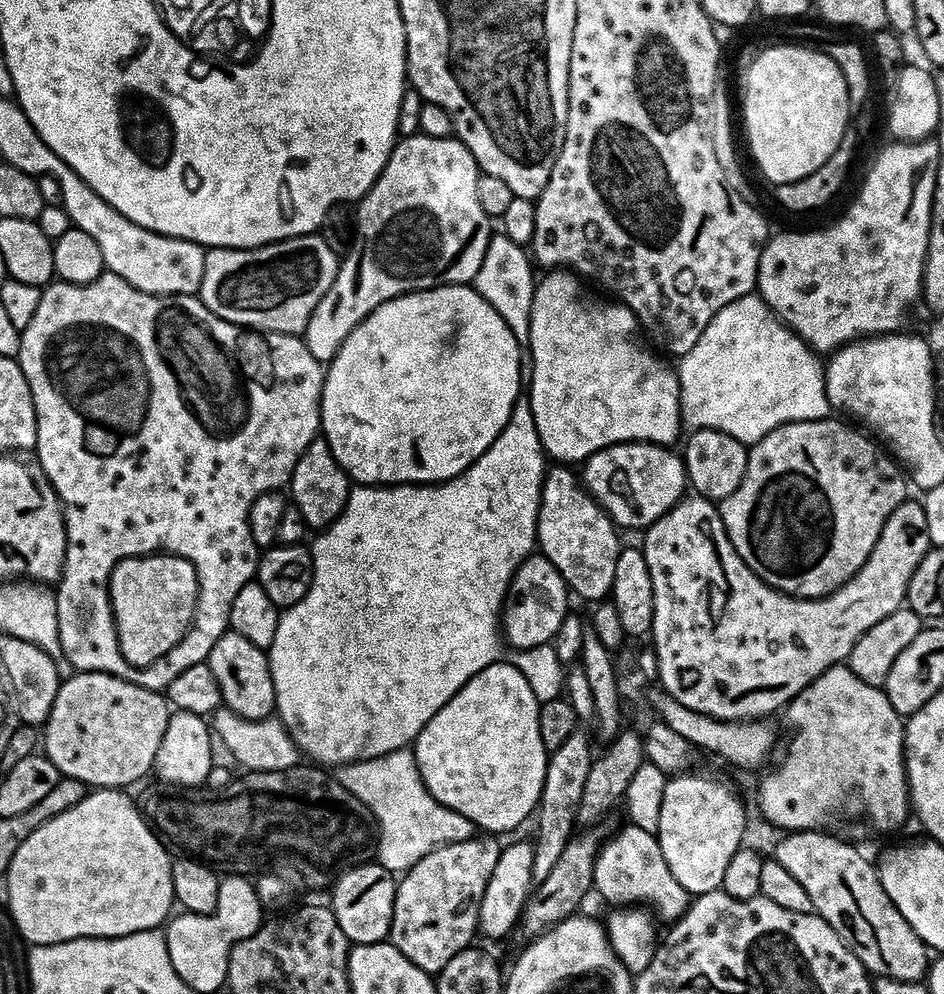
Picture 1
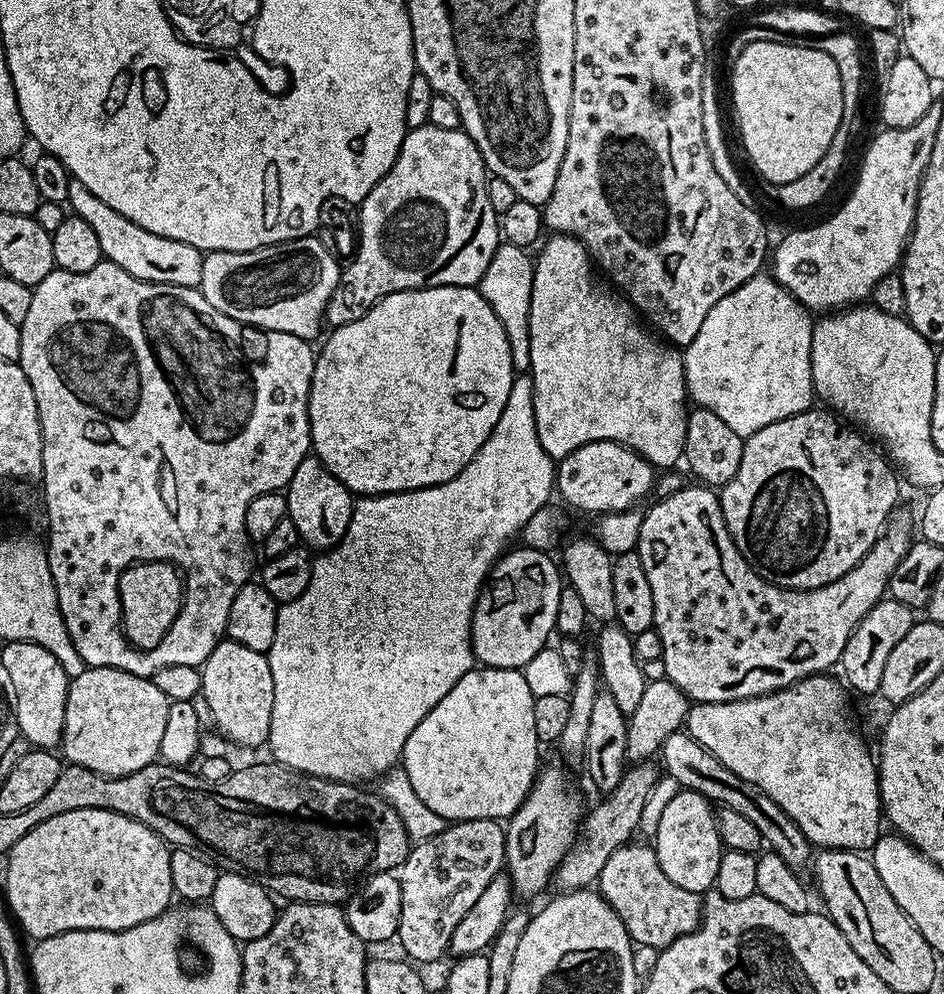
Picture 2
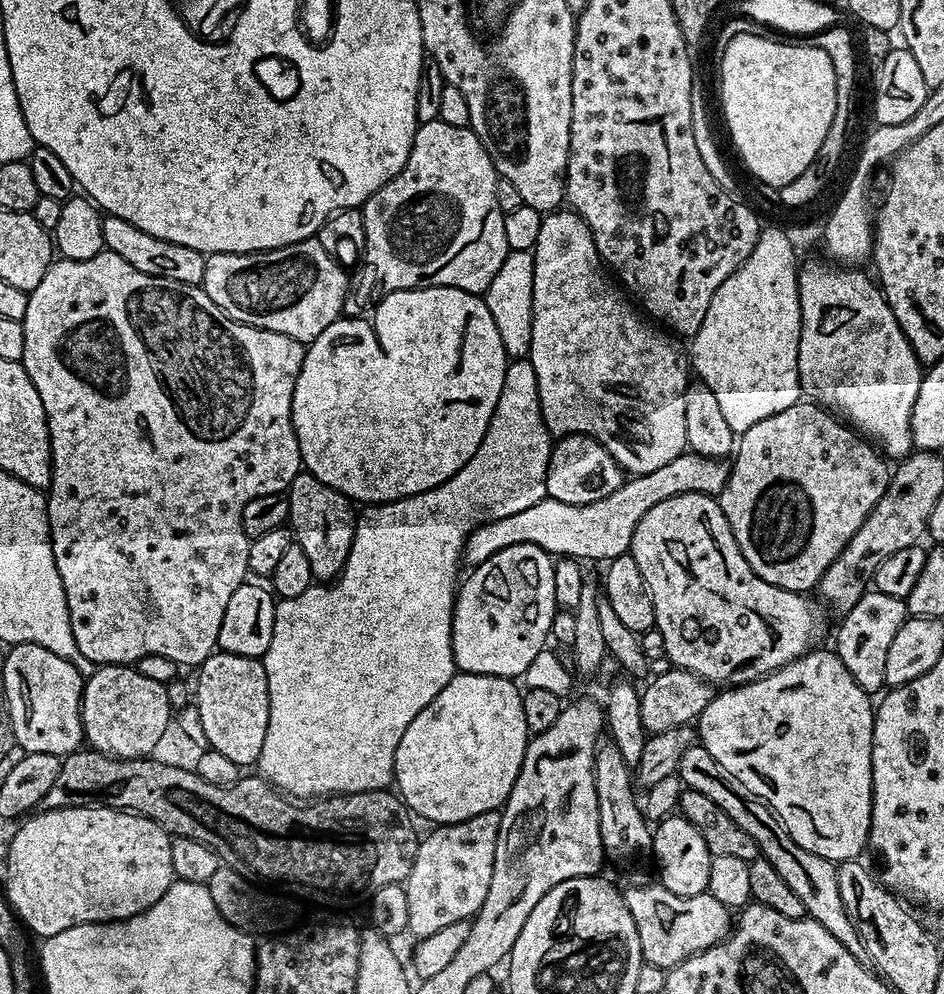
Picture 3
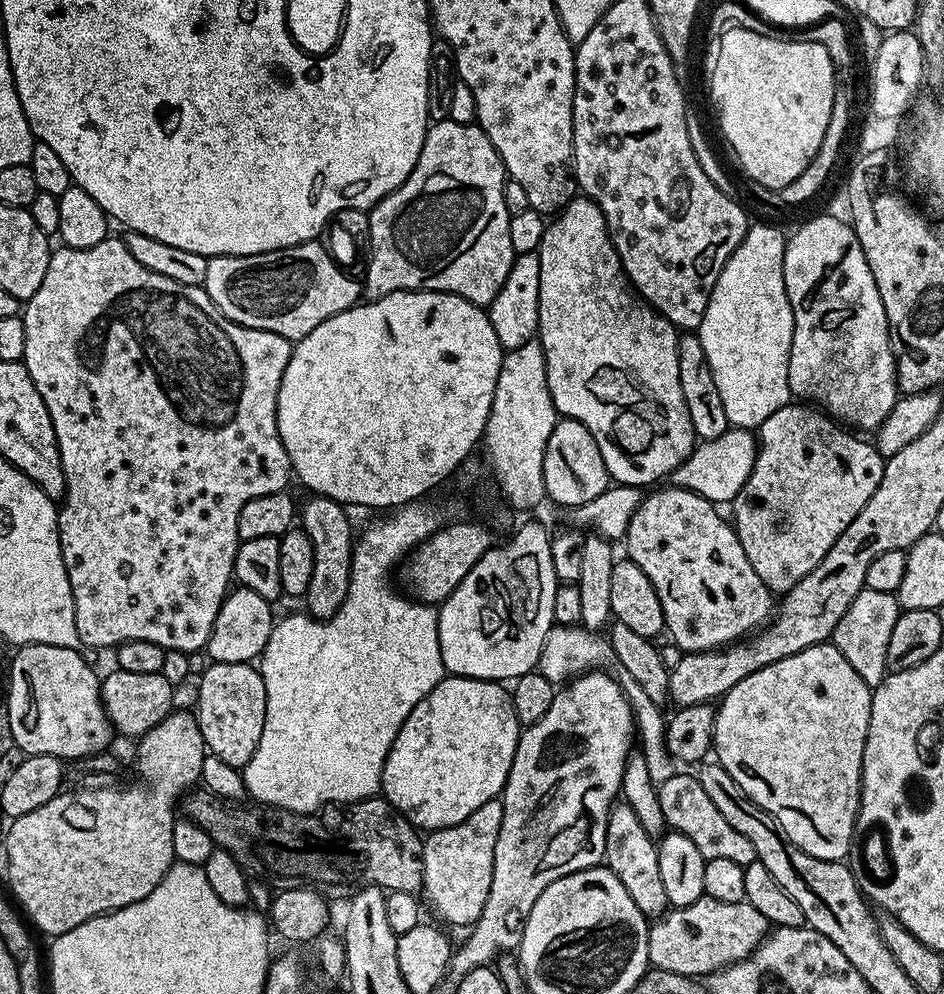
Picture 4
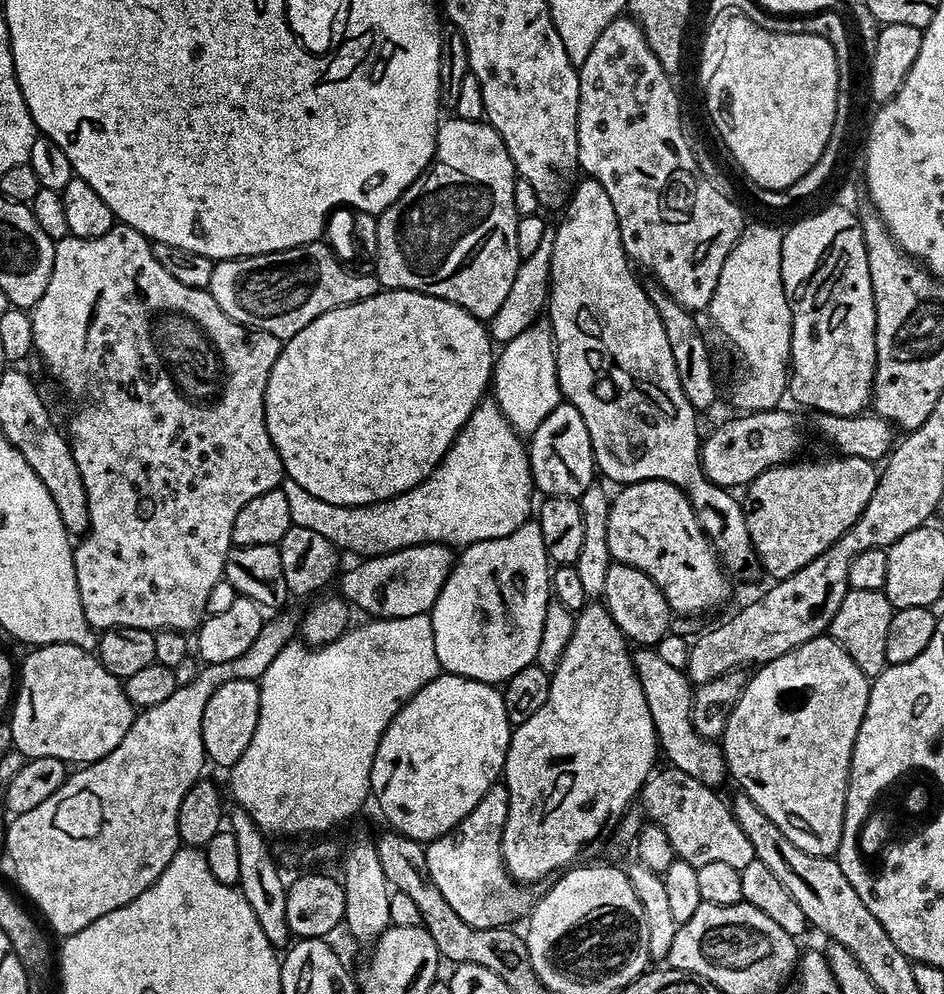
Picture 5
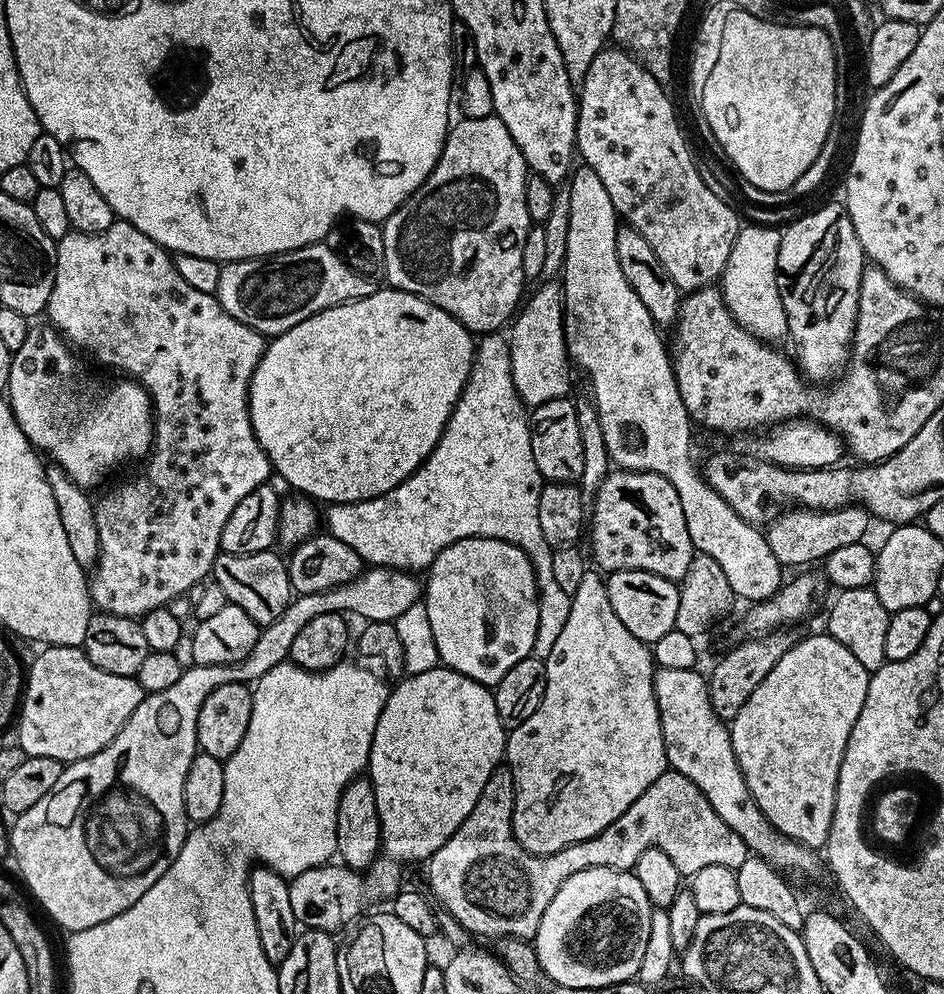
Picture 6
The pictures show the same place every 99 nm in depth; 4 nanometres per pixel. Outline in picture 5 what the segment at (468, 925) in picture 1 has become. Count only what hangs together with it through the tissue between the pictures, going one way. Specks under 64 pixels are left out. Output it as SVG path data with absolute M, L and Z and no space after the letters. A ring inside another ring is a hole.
M497 782L486 790L482 802L458 822L456 828L451 828L447 834L431 841L425 847L426 866L430 870L430 878L434 878L434 886L442 890L442 898L454 906L454 914L462 918L475 928L503 928L515 925L516 919L527 917L534 904L534 896L527 892L527 887L521 886L508 874L508 868L504 865L504 855L502 854L502 838L504 837L504 827L508 817L508 807L510 806L510 794L503 782Z

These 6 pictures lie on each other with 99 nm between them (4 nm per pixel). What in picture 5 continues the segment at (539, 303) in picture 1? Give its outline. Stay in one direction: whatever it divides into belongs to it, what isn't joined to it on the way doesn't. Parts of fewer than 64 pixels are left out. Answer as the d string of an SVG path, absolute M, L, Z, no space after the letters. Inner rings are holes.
M584 178L577 183L571 198L568 199L566 207L563 209L564 217L560 220L560 225L554 228L554 254L550 258L550 270L552 271L552 283L548 289L548 302L546 305L546 319L552 326L552 337L556 343L556 365L558 366L558 386L561 397L567 403L573 404L582 414L582 422L586 422L586 430L590 430L590 442L592 443L592 453L596 459L596 467L599 475L605 481L613 480L616 486L633 484L639 480L665 480L674 486L678 486L686 494L694 514L698 518L698 526L703 530L712 548L723 567L729 573L744 572L751 564L757 563L756 551L750 542L750 534L746 530L746 518L744 517L743 503L735 500L733 493L727 488L718 486L710 482L710 478L704 476L704 467L700 464L700 449L702 447L701 433L696 433L697 409L682 394L682 382L678 382L678 370L674 366L674 354L670 354L670 341L666 338L666 330L662 327L662 318L658 318L658 310L654 310L654 302L650 302L648 289L642 283L636 281L633 265L628 256L624 253L622 238L618 230L618 214L614 214L614 205L602 190L602 186L597 180Z

